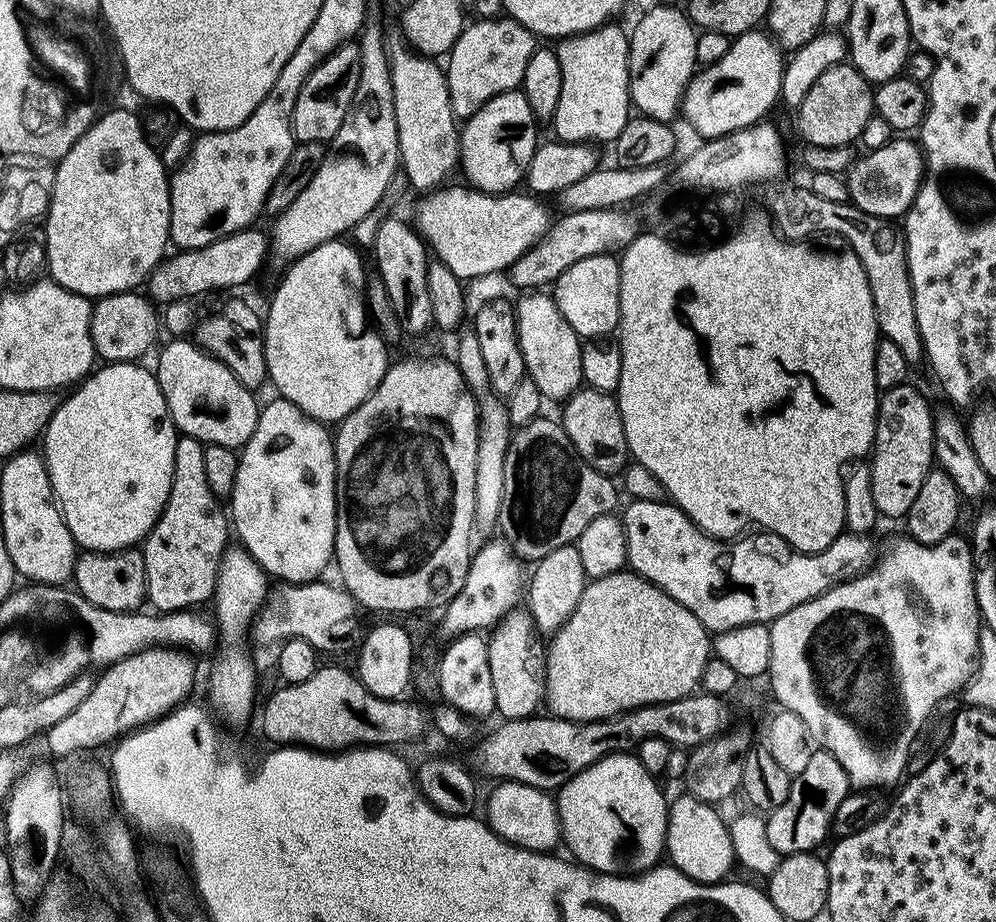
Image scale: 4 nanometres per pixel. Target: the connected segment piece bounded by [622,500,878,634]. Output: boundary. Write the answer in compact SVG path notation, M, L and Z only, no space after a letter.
M664 500L628 502L622 523L626 534L627 567L670 594L674 602L686 606L686 610L690 610L690 614L694 614L694 618L698 618L698 622L702 622L702 626L712 634L747 624L768 624L777 620L786 614L786 610L794 610L794 606L818 598L836 584L863 576L872 567L878 552L878 548L872 545L871 535L858 536L847 530L841 532L833 544L826 546L826 550L809 553L797 552L778 534L763 530L757 531L757 536L744 534L729 541L718 540L714 536L707 536L683 510Z

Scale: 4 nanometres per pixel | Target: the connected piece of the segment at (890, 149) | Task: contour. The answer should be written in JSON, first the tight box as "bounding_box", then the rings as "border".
{"bounding_box":[846,138,924,217],"border":[[[893,138],[886,146],[865,151],[846,173],[848,198],[866,214],[903,217],[916,197],[924,176],[924,154],[912,138]]]}

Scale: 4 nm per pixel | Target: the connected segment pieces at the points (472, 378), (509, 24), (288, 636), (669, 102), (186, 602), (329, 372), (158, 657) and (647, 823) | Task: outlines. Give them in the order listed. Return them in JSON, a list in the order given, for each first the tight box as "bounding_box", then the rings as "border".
[{"bounding_box":[454,324,512,531],"border":[[[470,324],[463,325],[458,331],[456,356],[454,363],[462,374],[464,383],[470,392],[477,396],[479,440],[478,458],[475,468],[475,529],[488,531],[495,529],[500,516],[501,498],[504,497],[505,488],[505,454],[511,440],[512,427],[509,422],[507,405],[493,393],[490,393],[489,375],[486,362],[483,361],[482,346],[479,345],[475,327]]]},{"bounding_box":[445,18,538,120],"border":[[[497,18],[497,19],[477,19],[475,21],[476,24],[469,23],[467,27],[465,27],[464,31],[458,37],[456,43],[451,48],[446,63],[445,76],[447,86],[449,88],[449,98],[451,98],[451,105],[454,110],[454,115],[459,119],[465,120],[474,115],[481,106],[488,101],[490,98],[498,95],[498,93],[511,92],[515,91],[524,81],[524,76],[526,72],[526,65],[530,60],[530,56],[533,52],[535,52],[538,46],[538,37],[531,32],[526,26],[522,26],[519,22],[511,18]]]},{"bounding_box":[250,583,366,653],"border":[[[281,583],[269,591],[263,608],[256,614],[255,621],[250,629],[251,639],[260,644],[273,644],[279,646],[285,640],[305,640],[314,646],[317,653],[344,652],[347,648],[355,649],[366,635],[365,625],[360,625],[361,609],[356,600],[339,583],[333,584],[294,584]]]},{"bounding_box":[628,4,698,122],"border":[[[660,4],[652,8],[633,28],[628,38],[628,98],[639,115],[665,122],[675,121],[682,108],[684,91],[698,71],[698,32],[683,11]]]},{"bounding_box":[142,435,230,612],"border":[[[181,435],[176,441],[174,446],[174,478],[172,479],[172,485],[170,486],[170,498],[166,502],[166,506],[162,510],[160,515],[160,521],[152,527],[150,534],[144,537],[142,541],[142,551],[144,554],[144,569],[146,570],[146,590],[148,595],[146,597],[147,603],[156,612],[183,612],[185,610],[195,609],[196,604],[204,604],[213,599],[216,595],[216,583],[218,582],[218,570],[220,569],[220,563],[224,557],[224,552],[230,547],[230,520],[220,509],[221,501],[212,493],[212,488],[208,484],[208,479],[206,478],[206,454],[204,453],[204,444],[200,441],[194,439],[194,437]]]},{"bounding_box":[264,239,390,422],"border":[[[343,239],[327,240],[322,246],[287,265],[288,273],[280,280],[272,305],[264,320],[264,349],[268,380],[279,395],[298,406],[307,416],[321,422],[339,422],[349,416],[375,390],[386,374],[390,357],[384,340],[368,328],[364,313],[364,264]]]},{"bounding_box":[47,648,196,756],"border":[[[147,648],[133,656],[109,664],[95,677],[93,690],[69,717],[47,730],[48,748],[56,756],[68,756],[75,748],[100,748],[125,737],[129,732],[162,719],[189,699],[196,684],[196,664],[189,653],[179,648]]]},{"bounding_box":[555,752,669,874],"border":[[[619,752],[613,756],[602,758],[598,762],[594,762],[594,766],[590,766],[586,770],[582,770],[574,778],[570,778],[555,793],[556,809],[560,815],[560,835],[562,837],[563,847],[568,847],[573,852],[571,855],[585,868],[591,868],[594,872],[610,872],[613,874],[639,874],[647,872],[649,868],[657,867],[661,863],[662,857],[666,852],[666,830],[668,829],[668,805],[669,797],[664,797],[664,792],[659,788],[657,777],[652,776],[646,766],[642,766],[642,762],[635,754]]]}]

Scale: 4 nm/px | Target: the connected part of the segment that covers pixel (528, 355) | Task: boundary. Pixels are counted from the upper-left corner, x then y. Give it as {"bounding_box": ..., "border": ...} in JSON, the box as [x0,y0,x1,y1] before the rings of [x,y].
{"bounding_box":[514,290,585,402],"border":[[[532,290],[521,296],[524,297],[518,302],[515,301],[514,307],[516,309],[516,333],[522,350],[525,373],[534,382],[534,386],[538,386],[541,397],[545,401],[564,402],[585,383],[582,374],[582,338],[572,329],[570,322],[562,318],[558,306],[552,301],[547,291]]]}

